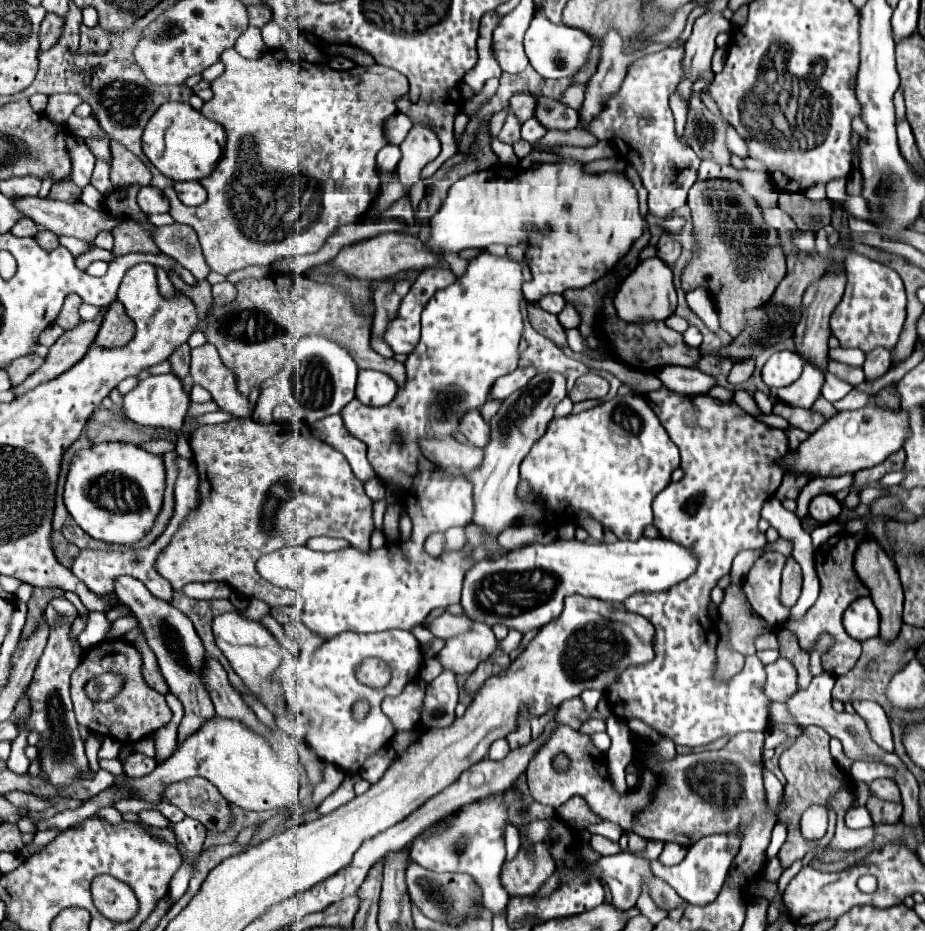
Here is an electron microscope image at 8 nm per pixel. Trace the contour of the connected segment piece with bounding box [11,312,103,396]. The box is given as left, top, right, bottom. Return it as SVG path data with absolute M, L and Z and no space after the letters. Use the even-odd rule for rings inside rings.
M103 312L91 320L91 322L83 322L79 324L77 328L73 330L67 330L51 348L49 348L49 354L43 362L41 368L37 368L37 372L33 372L33 376L27 376L27 380L19 386L11 386L11 392L13 396L21 396L29 390L33 390L35 386L39 386L41 382L49 382L53 378L57 378L61 372L65 372L67 368L71 368L73 364L77 364L87 348L93 344L97 332L99 332L99 326L101 326L101 320L103 320Z

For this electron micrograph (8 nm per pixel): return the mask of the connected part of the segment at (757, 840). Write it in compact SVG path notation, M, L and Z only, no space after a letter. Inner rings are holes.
M561 724L553 730L547 744L541 746L539 753L529 762L527 784L531 788L531 796L541 804L557 809L571 796L583 796L593 812L603 820L611 820L623 830L635 832L641 838L677 842L687 848L701 836L729 832L739 824L745 824L747 830L743 844L733 860L733 878L729 878L735 886L741 884L739 888L745 892L765 866L765 850L771 840L771 830L777 822L777 812L769 812L765 802L761 776L763 740L763 732L741 732L717 751L716 756L687 754L663 760L657 756L651 742L637 736L635 752L639 766L639 784L631 792L619 796L611 788L605 756L591 744L589 736ZM557 754L565 754L569 758L567 770L557 770L553 766Z

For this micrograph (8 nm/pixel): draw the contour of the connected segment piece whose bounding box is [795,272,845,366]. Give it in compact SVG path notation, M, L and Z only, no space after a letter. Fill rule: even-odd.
M845 272L835 274L835 276L823 276L819 282L811 284L809 290L803 296L803 318L797 324L797 332L795 332L795 344L797 350L811 356L815 362L819 362L819 366L825 366L829 360L829 348L827 348L827 338L831 334L829 330L829 316L835 310L835 306L841 302L845 290Z

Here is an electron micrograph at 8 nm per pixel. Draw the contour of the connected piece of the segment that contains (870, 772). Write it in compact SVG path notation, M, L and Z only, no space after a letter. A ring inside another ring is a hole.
M857 760L851 766L851 776L859 782L871 782L875 778L891 778L893 780L893 768L887 764L869 764L865 760Z

